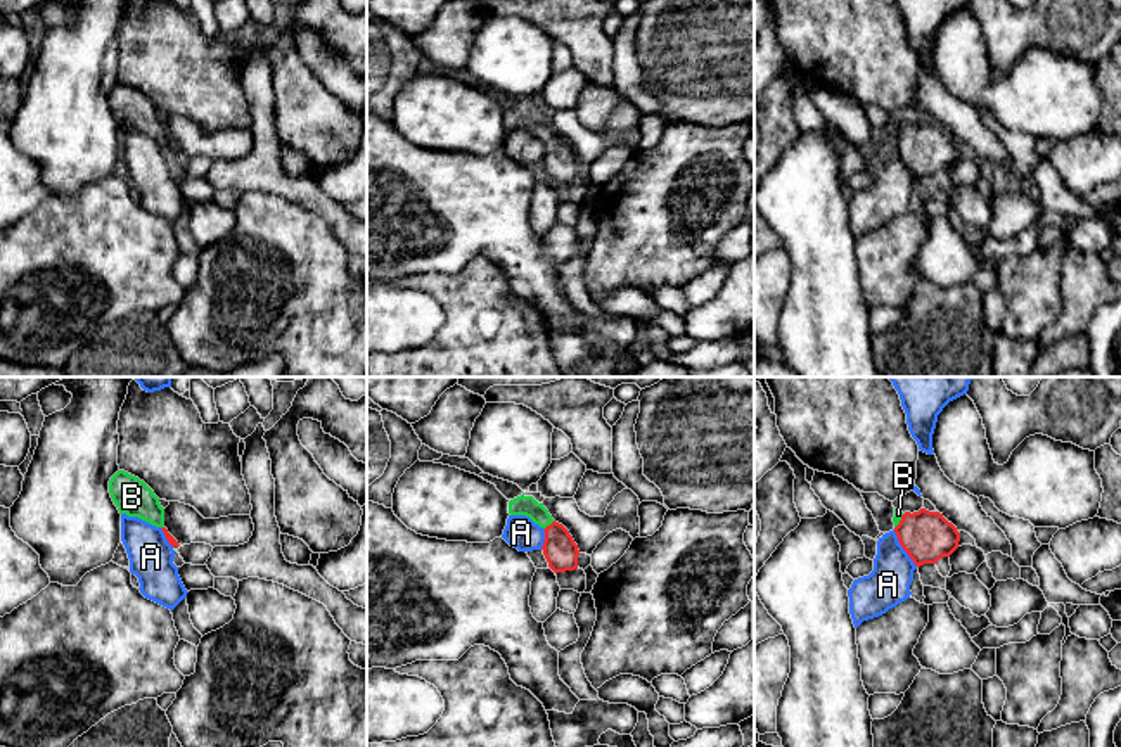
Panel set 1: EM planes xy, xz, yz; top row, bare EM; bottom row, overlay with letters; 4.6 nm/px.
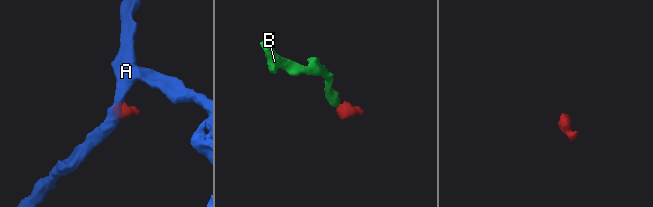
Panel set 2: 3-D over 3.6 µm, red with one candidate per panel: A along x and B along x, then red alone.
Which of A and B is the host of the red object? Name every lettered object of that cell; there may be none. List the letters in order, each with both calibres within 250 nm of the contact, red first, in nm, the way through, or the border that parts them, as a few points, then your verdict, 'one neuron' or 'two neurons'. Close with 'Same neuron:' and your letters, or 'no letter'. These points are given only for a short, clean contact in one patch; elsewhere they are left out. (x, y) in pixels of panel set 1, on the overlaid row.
A: calibres 240 and 200 nm; border yz (893, 529), (898, 543), (917, 566); two neurons
B: calibres 160 and 100 nm; way xz (559, 549), (550, 524), (528, 505), (523, 505); one neuron
Same neuron: B

